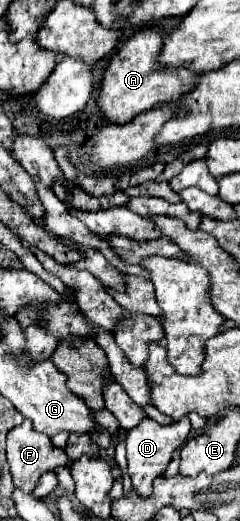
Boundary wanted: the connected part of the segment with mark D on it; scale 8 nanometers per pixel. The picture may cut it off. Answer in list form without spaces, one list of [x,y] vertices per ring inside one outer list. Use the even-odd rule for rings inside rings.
[[[183,417],[181,421],[175,421],[171,425],[159,425],[153,419],[145,419],[141,421],[139,427],[127,433],[127,473],[139,497],[149,497],[153,493],[153,481],[165,473],[173,451],[185,445],[189,433],[191,433],[189,417]]]

